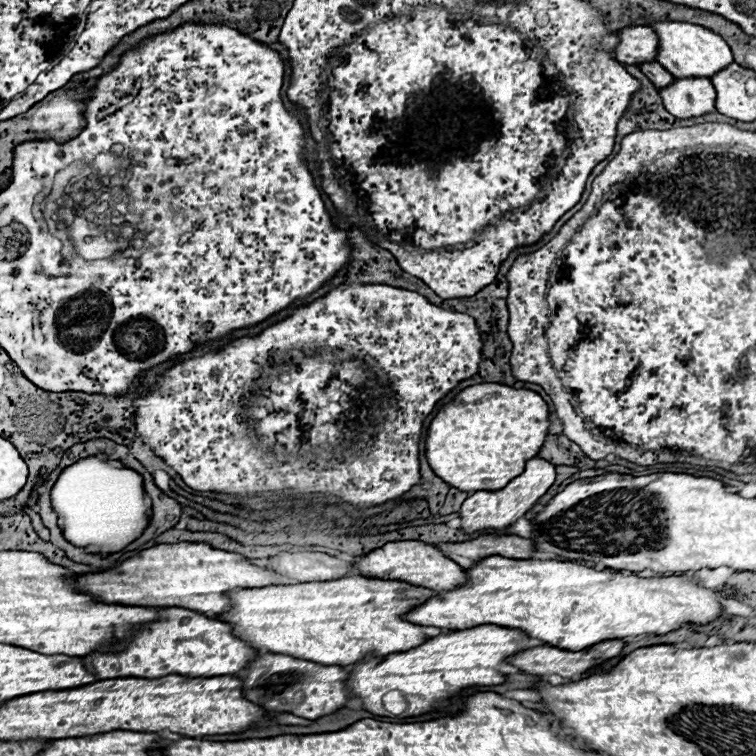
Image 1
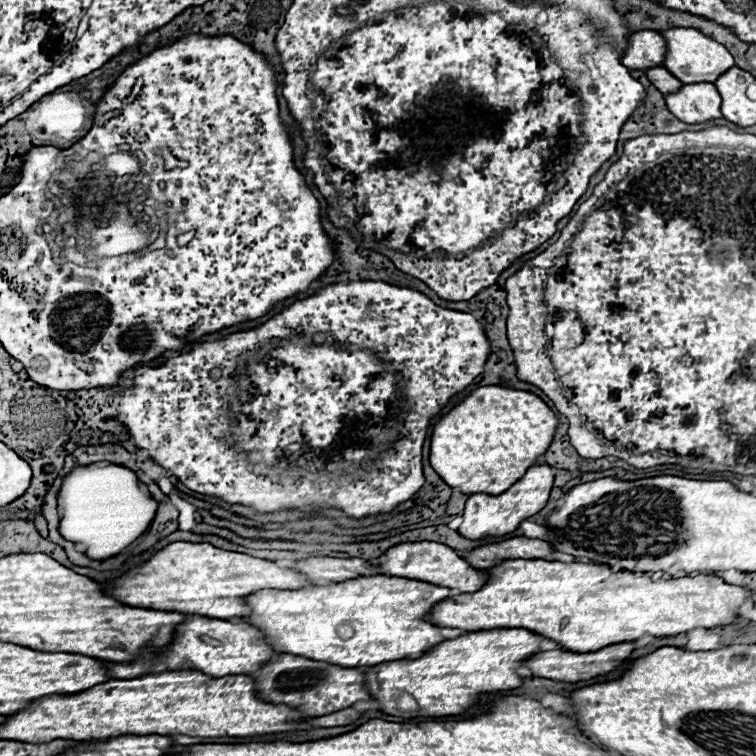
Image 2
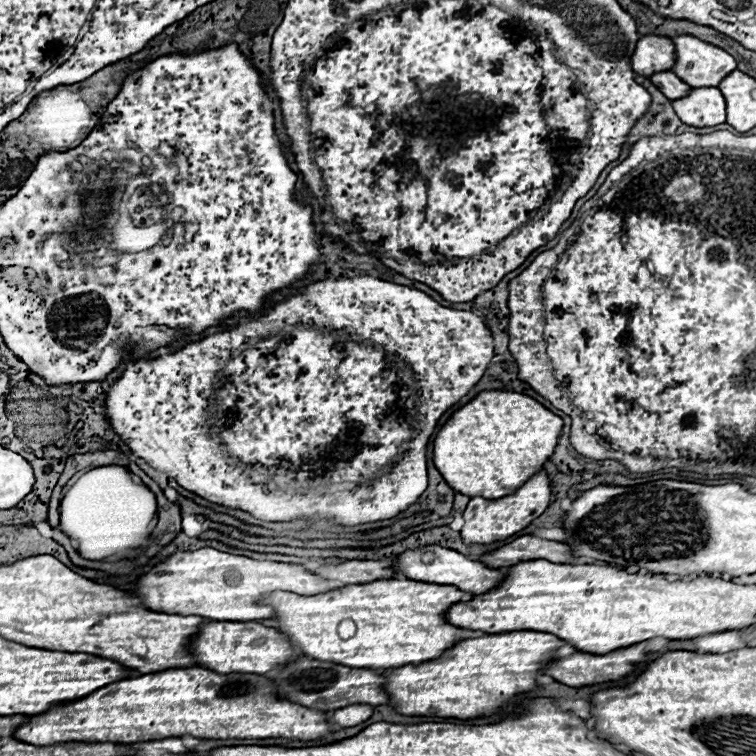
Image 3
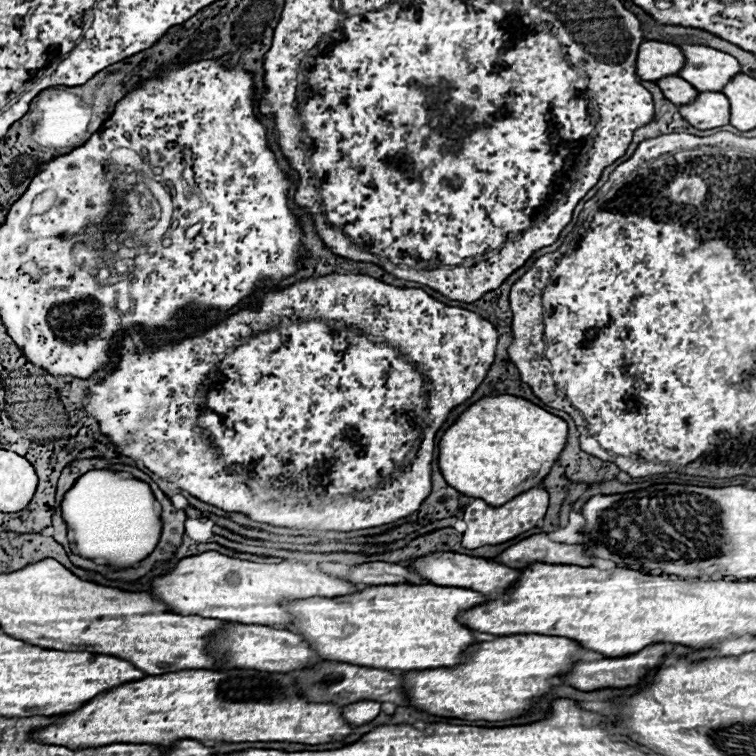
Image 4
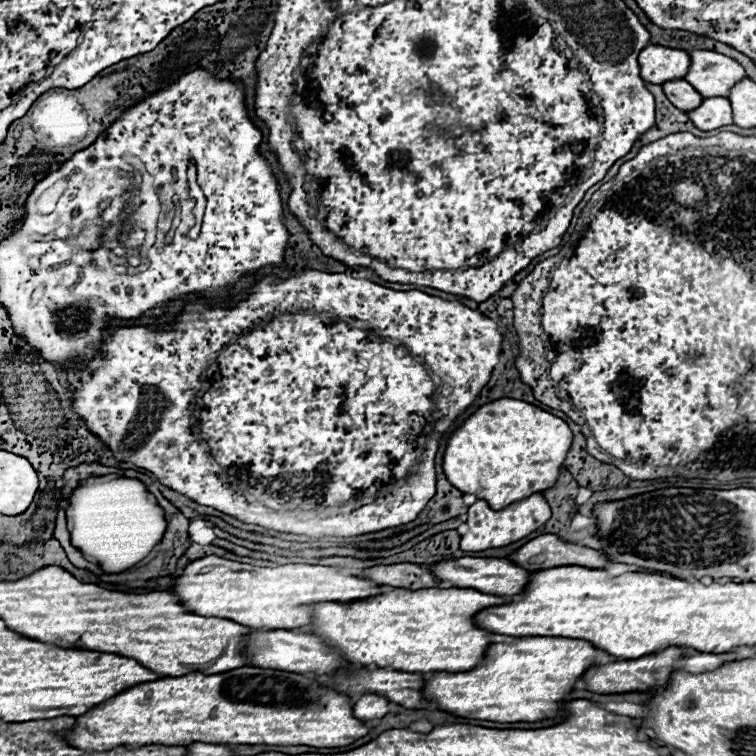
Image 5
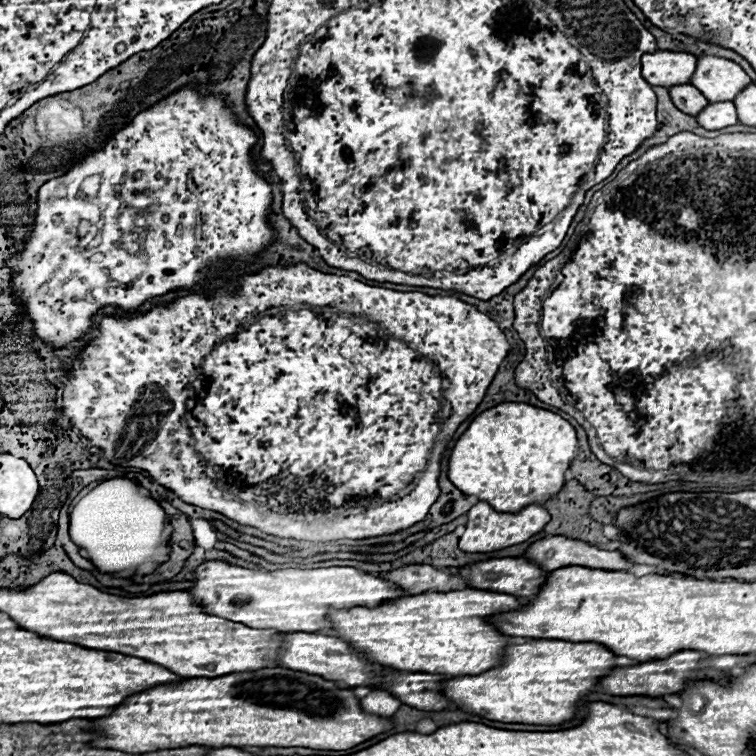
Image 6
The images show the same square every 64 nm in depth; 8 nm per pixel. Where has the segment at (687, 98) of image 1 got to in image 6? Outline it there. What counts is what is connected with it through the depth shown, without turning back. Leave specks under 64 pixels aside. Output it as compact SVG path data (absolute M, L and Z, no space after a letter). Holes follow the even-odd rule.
M710 102L696 116L696 122L706 130L720 130L720 128L738 124L738 116L732 102Z

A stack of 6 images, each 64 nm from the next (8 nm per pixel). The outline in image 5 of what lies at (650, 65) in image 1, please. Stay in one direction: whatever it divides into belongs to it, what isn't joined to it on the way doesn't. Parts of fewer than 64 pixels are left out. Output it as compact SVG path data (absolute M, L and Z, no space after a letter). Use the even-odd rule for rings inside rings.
M670 80L670 82L664 82L662 88L666 92L666 98L684 112L696 108L696 104L700 104L702 100L702 96L686 80Z

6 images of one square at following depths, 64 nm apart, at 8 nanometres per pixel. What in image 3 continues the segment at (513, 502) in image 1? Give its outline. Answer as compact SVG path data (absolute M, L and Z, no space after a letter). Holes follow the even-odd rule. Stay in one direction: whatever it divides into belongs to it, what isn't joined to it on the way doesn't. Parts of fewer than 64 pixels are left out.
M540 470L532 474L518 490L504 498L498 500L486 500L482 496L470 498L468 508L464 510L466 524L462 526L460 534L468 544L490 544L496 540L506 540L508 536L524 530L534 518L538 518L548 508L548 504L550 504L550 480L548 472Z

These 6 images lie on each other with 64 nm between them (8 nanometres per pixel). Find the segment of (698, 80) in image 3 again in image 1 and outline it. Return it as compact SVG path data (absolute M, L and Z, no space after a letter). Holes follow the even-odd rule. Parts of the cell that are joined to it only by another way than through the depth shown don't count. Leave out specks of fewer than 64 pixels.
M654 22L652 30L658 36L658 54L656 62L660 62L672 76L714 76L720 68L732 62L732 52L726 40L698 24L690 22Z

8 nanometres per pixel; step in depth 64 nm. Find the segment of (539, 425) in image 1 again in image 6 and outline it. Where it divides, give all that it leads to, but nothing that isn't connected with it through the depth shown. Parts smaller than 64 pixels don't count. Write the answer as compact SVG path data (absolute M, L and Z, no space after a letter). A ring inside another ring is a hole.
M502 402L480 412L470 422L468 430L456 440L448 458L448 478L458 490L468 496L476 496L482 502L488 502L498 512L518 512L532 502L544 504L548 496L556 494L564 486L564 474L570 468L574 452L576 430L564 418L530 404Z

